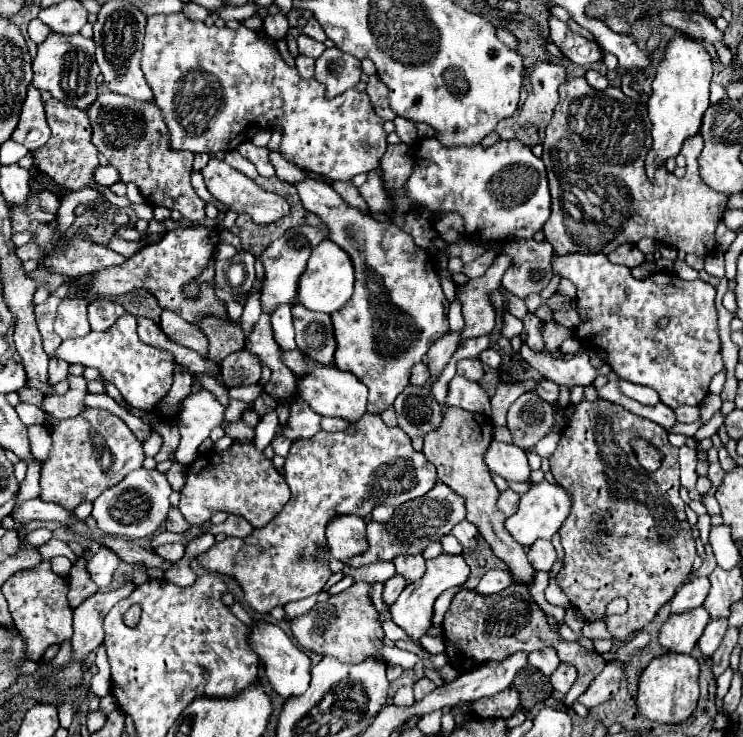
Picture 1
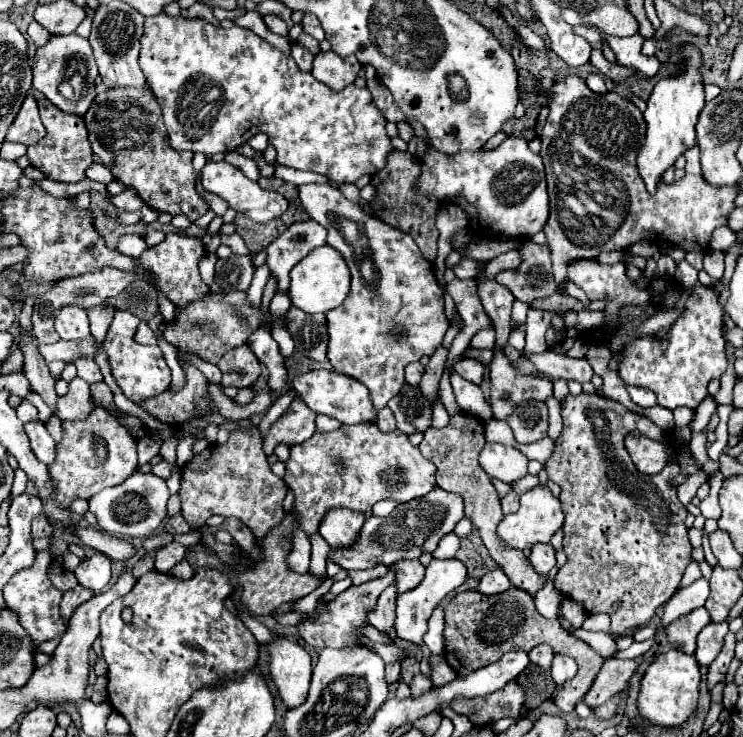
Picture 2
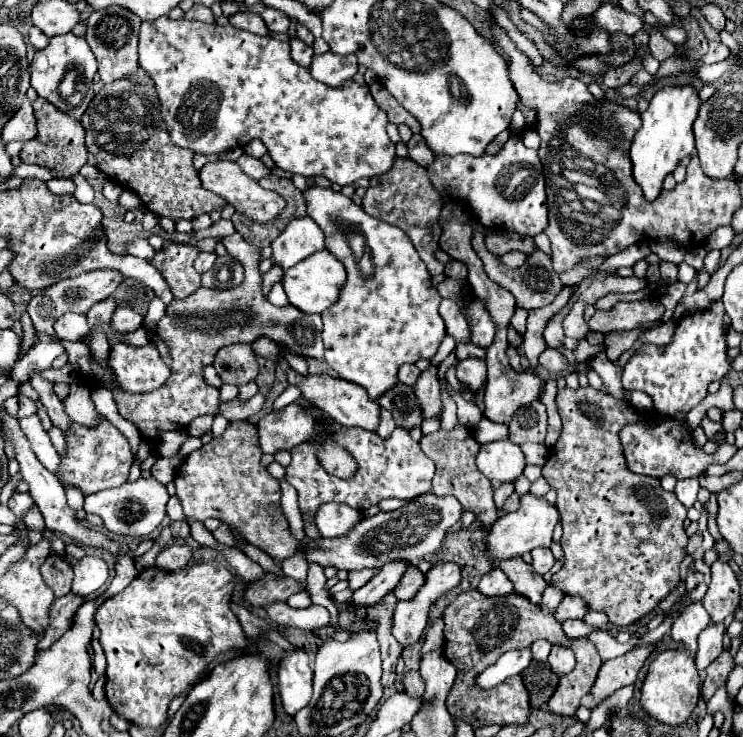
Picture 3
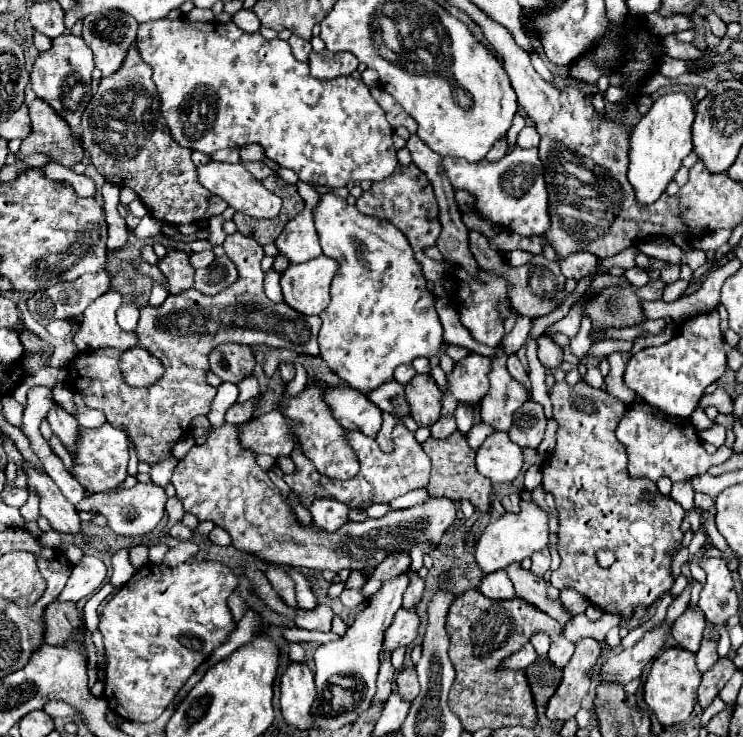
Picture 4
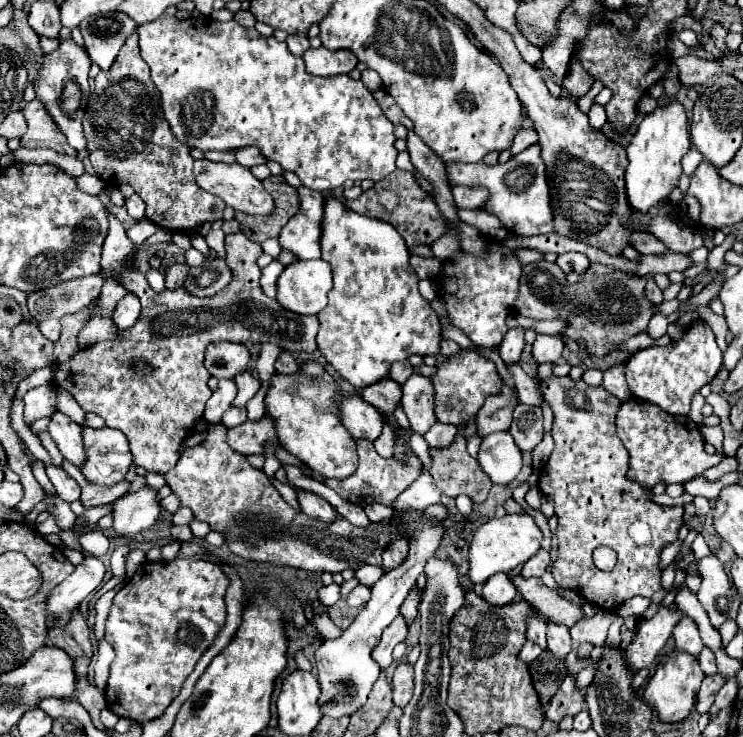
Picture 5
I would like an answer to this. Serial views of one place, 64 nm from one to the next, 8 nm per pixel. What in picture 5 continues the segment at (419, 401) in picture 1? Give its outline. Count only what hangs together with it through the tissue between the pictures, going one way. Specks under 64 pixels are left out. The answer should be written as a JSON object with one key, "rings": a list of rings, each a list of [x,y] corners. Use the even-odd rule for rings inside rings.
{"rings":[[[380,380],[380,384],[372,384],[372,388],[364,388],[362,398],[378,408],[382,414],[394,414],[402,400],[402,388],[394,380]]]}

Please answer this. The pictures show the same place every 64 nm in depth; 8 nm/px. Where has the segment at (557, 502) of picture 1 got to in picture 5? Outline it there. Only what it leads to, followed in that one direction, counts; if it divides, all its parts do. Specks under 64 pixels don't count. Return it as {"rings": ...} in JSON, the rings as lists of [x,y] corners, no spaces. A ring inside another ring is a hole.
{"rings":[[[522,512],[522,514],[506,514],[502,518],[492,518],[484,522],[472,538],[468,560],[470,560],[470,580],[474,584],[484,584],[492,574],[498,572],[510,572],[518,564],[524,564],[530,556],[534,556],[540,550],[542,544],[542,530],[538,528],[536,520],[532,514]]]}

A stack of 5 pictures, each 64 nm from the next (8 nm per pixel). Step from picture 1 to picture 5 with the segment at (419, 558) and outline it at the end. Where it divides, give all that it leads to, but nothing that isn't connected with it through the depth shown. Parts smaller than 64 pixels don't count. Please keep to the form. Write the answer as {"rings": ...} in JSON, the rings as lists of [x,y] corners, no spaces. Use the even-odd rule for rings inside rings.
{"rings":[[[414,586],[412,592],[406,596],[402,608],[400,608],[400,614],[408,620],[408,624],[414,622],[414,618],[416,618],[416,614],[418,614],[418,604],[420,604],[420,600],[422,600],[422,594],[420,594],[418,586]]]}

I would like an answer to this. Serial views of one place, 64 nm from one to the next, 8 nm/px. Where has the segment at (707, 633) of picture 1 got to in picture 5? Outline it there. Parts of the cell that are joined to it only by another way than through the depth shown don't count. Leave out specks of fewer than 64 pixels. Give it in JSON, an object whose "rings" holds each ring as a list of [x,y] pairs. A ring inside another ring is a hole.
{"rings":[[[704,646],[704,650],[698,654],[698,664],[700,664],[700,668],[702,668],[702,672],[704,672],[706,676],[712,676],[712,674],[718,672],[718,670],[716,670],[716,656],[714,656],[714,652],[712,652],[710,648],[706,648],[706,646]]]}

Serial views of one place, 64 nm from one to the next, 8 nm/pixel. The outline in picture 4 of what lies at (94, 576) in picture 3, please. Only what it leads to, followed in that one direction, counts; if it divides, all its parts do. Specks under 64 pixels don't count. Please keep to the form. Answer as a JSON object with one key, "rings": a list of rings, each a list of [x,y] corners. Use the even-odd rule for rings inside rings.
{"rings":[[[84,556],[78,564],[72,568],[72,576],[64,588],[64,592],[58,596],[58,600],[78,602],[86,596],[90,596],[94,590],[98,590],[106,580],[106,566],[96,556]]]}

